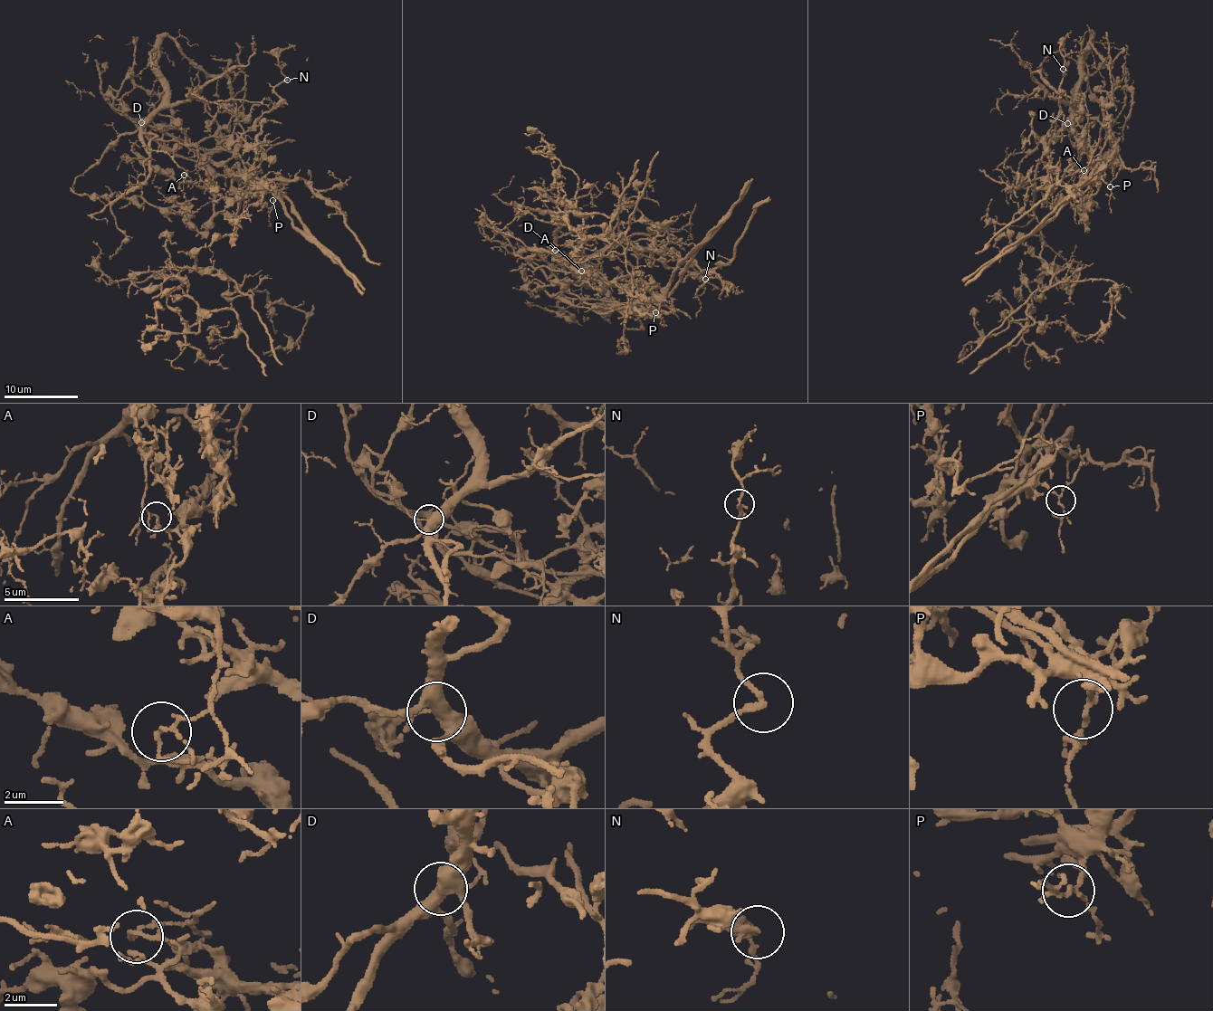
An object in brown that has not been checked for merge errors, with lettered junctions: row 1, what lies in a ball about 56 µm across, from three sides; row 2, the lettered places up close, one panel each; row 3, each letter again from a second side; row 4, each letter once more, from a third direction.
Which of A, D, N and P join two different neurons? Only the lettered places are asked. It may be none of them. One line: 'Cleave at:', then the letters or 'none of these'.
Cleave at: A, D

